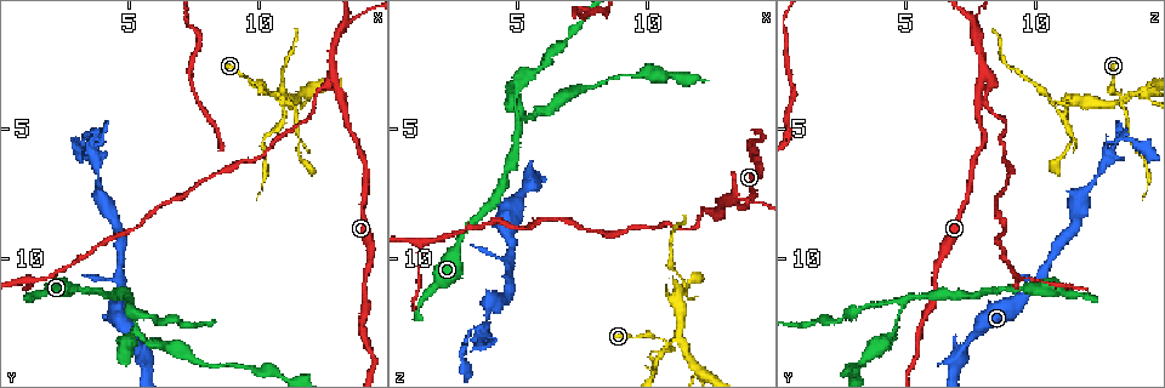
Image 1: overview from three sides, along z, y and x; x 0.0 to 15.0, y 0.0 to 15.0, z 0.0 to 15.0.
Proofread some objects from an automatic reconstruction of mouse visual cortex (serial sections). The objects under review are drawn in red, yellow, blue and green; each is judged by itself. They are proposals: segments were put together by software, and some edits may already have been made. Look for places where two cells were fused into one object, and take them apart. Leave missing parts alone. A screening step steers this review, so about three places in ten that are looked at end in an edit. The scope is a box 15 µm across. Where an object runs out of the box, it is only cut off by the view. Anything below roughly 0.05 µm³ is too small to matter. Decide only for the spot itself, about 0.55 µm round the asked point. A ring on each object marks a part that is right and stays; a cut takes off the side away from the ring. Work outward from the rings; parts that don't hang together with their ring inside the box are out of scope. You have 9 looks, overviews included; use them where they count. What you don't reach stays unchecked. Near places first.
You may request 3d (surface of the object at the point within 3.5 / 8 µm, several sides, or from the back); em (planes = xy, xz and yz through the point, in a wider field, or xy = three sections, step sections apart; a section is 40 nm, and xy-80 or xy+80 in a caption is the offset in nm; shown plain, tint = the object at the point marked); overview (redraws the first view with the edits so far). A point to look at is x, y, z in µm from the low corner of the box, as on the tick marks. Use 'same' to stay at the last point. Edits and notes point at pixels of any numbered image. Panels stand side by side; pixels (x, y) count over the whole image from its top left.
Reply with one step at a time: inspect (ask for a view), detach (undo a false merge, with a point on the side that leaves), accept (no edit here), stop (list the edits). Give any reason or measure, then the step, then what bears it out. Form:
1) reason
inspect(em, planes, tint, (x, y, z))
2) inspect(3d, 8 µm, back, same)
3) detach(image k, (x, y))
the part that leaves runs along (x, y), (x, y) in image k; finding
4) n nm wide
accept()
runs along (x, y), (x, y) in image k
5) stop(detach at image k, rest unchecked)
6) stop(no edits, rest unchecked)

three-way junction
inspect(3d, 8 µm, (5.2, 11.6, 5.0))

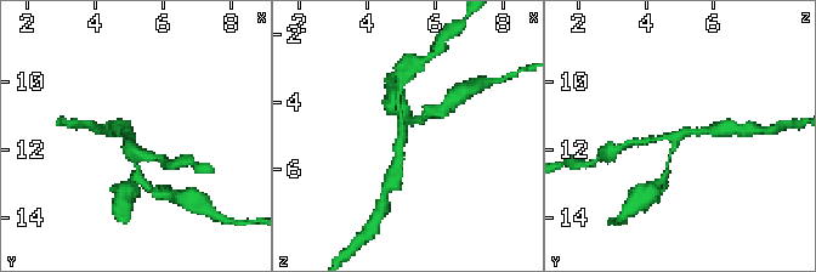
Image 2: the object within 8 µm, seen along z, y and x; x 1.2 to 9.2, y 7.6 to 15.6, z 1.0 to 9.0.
zoom in
inspect(3d, 3.5 µm, (5.1, 11.6, 5.0))

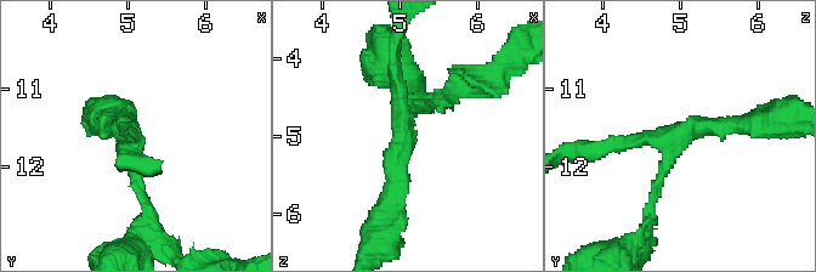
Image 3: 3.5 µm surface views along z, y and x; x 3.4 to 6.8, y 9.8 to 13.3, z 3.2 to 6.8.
3 arms; arms of 100, 200, 200 nm; need the tissue
inspect(em, xy, step 1, tint, (5.10, 11.65, 5.00))

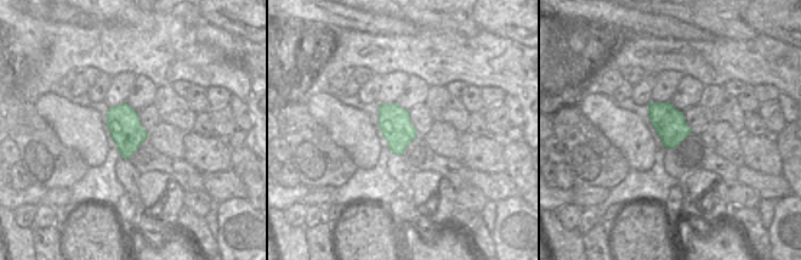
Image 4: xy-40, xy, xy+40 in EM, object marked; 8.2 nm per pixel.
accept()
runs along (753, 124), (687, 131), (650, 209) in image 3; all the same cell

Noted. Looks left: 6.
two arms in line, one across
inspect(3d, 3.5 µm, (12.9, 3.0, 8.0))

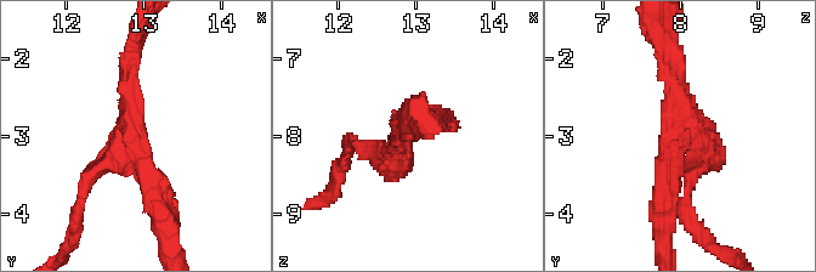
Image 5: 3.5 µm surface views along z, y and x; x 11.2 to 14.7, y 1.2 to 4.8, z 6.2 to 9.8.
3 arms; arms of 200, 200, 250 nm; now the EM
inspect(em, xy, step 2, tint, (12.85, 3.00, 7.95))

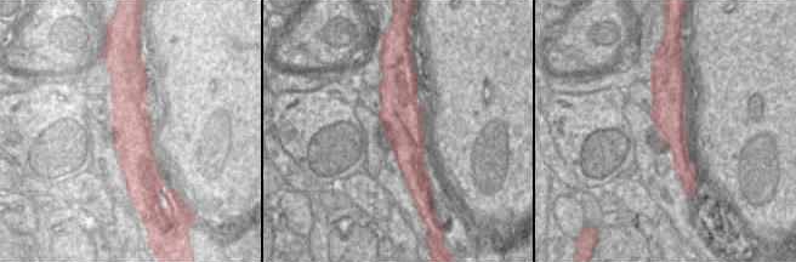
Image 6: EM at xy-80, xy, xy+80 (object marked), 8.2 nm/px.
another direction
inspect(em, planes, tint, same)

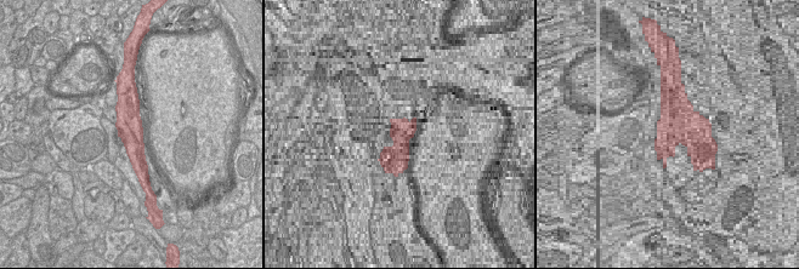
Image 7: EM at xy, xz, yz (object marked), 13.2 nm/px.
detach(image 5, (710, 160))
the part that leaves runs along (687, 131), (703, 147), (684, 196), (690, 221) in image 5; two cells meet here

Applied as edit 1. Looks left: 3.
inspect(overview)

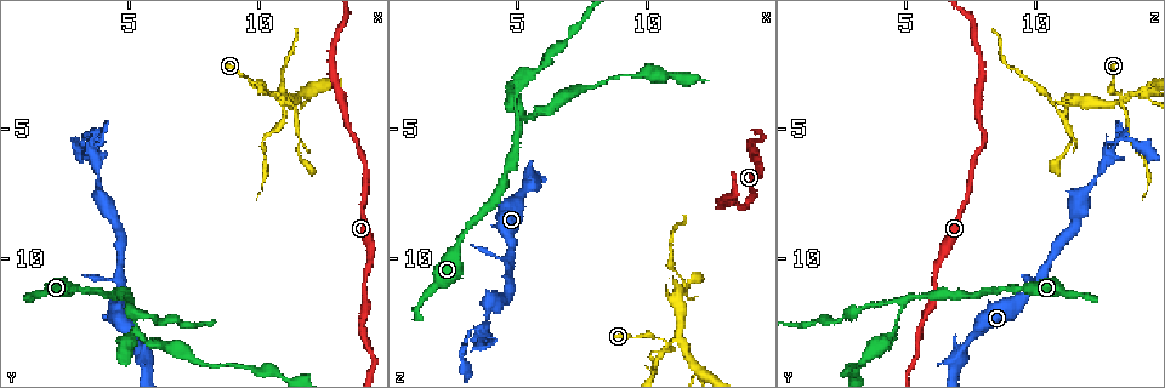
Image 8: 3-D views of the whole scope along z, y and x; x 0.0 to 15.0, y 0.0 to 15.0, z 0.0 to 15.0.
looks like a crossing
inspect(em, planes, tint, (10.9, 3.9, 13.3))

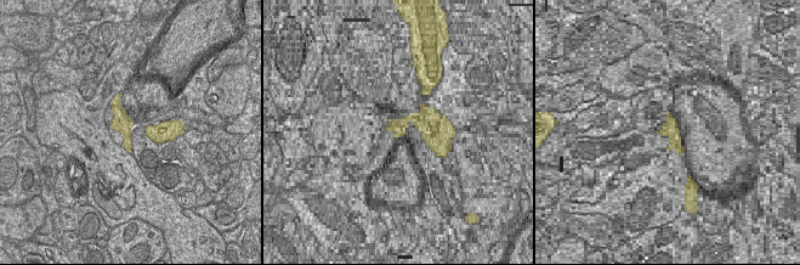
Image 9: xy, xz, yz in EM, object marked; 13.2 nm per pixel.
wider look
inspect(3d, 3.5 µm, same)

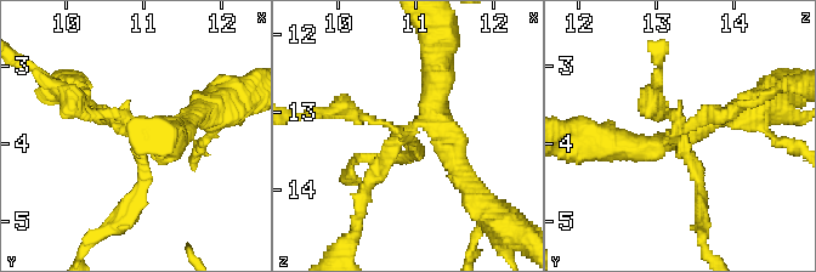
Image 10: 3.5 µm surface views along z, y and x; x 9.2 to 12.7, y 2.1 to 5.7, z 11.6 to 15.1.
240 nm wide
detach(image 10, (181, 118))
the part that leaves runs along (130, 129), (159, 147), (166, 140) in image 10; two cells meet here

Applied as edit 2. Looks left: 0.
stop(detach at image 5, detach at image 10, rest unchecked)

